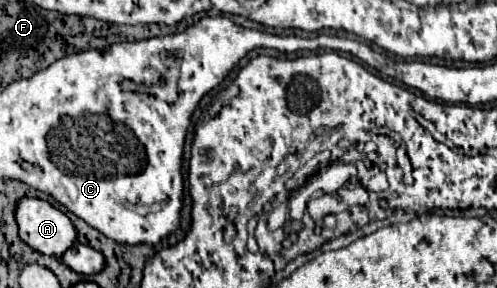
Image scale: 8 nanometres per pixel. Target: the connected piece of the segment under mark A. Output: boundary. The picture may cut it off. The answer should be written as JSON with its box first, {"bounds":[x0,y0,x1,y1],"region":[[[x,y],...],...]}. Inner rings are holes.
{"bounds":[16,199,78,257],"region":[[[22,199],[16,209],[20,239],[42,255],[62,257],[78,239],[78,233],[60,209],[42,199]]]}

